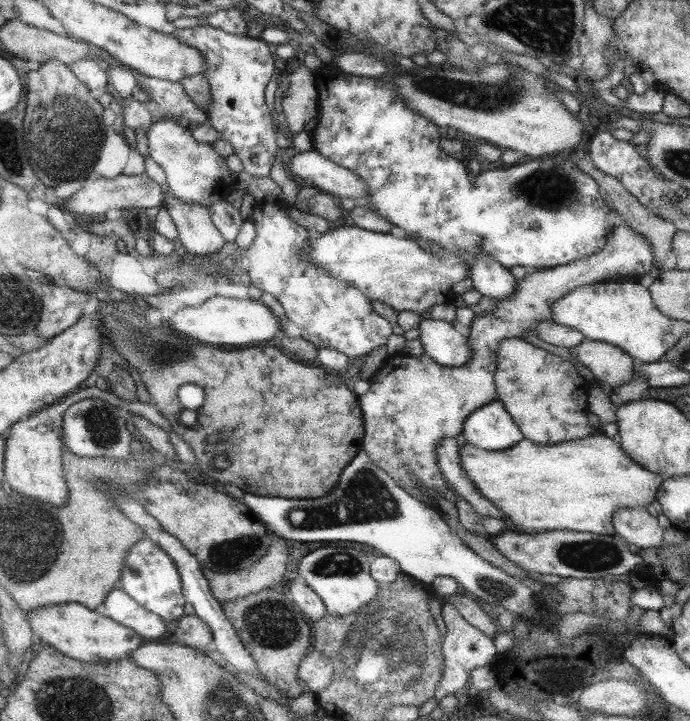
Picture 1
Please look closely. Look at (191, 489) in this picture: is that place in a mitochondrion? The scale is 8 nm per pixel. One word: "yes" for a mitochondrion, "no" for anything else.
no

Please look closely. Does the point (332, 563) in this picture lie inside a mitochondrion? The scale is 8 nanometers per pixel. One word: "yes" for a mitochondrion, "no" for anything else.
yes

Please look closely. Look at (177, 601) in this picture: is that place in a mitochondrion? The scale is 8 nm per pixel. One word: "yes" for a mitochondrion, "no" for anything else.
no

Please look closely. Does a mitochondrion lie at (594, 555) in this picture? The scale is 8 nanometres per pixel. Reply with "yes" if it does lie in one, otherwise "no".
yes

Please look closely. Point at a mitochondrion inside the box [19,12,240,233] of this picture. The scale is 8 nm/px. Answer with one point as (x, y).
(66, 136)

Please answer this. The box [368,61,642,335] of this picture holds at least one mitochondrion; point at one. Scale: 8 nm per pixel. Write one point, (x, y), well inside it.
(499, 93)

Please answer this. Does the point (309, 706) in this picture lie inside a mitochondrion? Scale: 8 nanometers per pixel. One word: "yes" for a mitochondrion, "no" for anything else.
no

